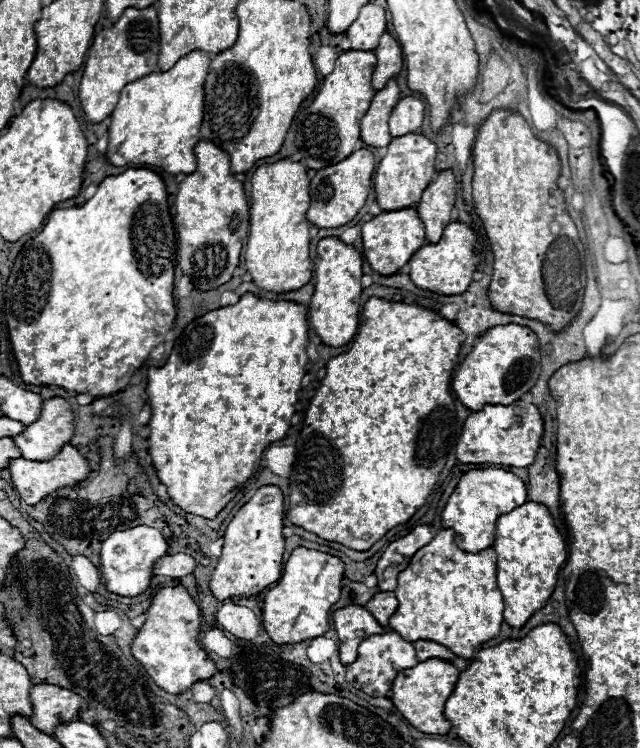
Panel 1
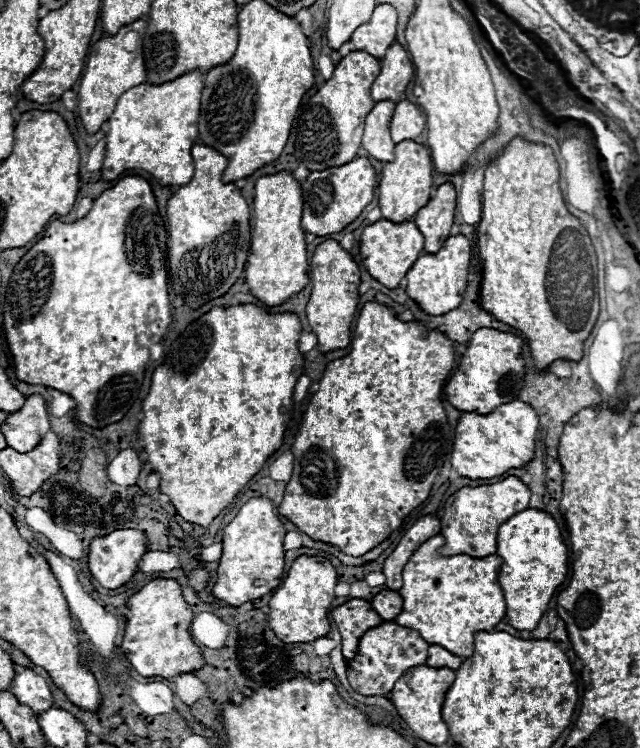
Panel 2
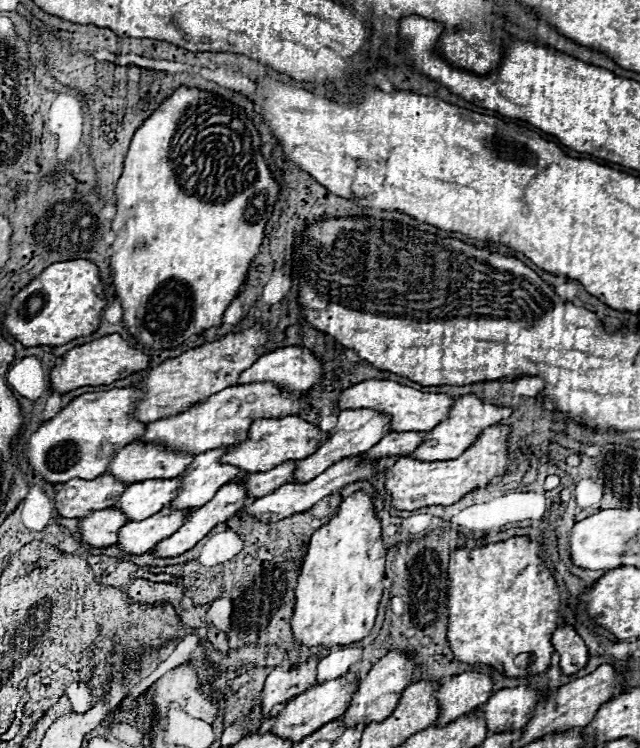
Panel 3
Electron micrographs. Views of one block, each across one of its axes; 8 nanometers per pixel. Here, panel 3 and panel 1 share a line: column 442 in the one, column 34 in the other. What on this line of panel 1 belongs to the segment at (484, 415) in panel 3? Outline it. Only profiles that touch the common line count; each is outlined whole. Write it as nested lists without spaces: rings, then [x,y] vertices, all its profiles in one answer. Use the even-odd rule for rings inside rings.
[[[50,398],[42,402],[40,416],[28,424],[24,432],[14,438],[26,460],[50,460],[74,434],[74,416],[70,402],[64,398]]]

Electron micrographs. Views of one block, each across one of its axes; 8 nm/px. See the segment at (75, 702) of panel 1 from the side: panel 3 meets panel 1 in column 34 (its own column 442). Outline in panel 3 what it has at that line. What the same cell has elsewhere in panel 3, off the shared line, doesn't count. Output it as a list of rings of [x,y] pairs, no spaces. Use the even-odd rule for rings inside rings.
[[[464,672],[460,676],[450,678],[436,690],[436,702],[440,714],[434,726],[446,726],[454,722],[458,716],[482,706],[494,694],[492,678],[478,672]]]

